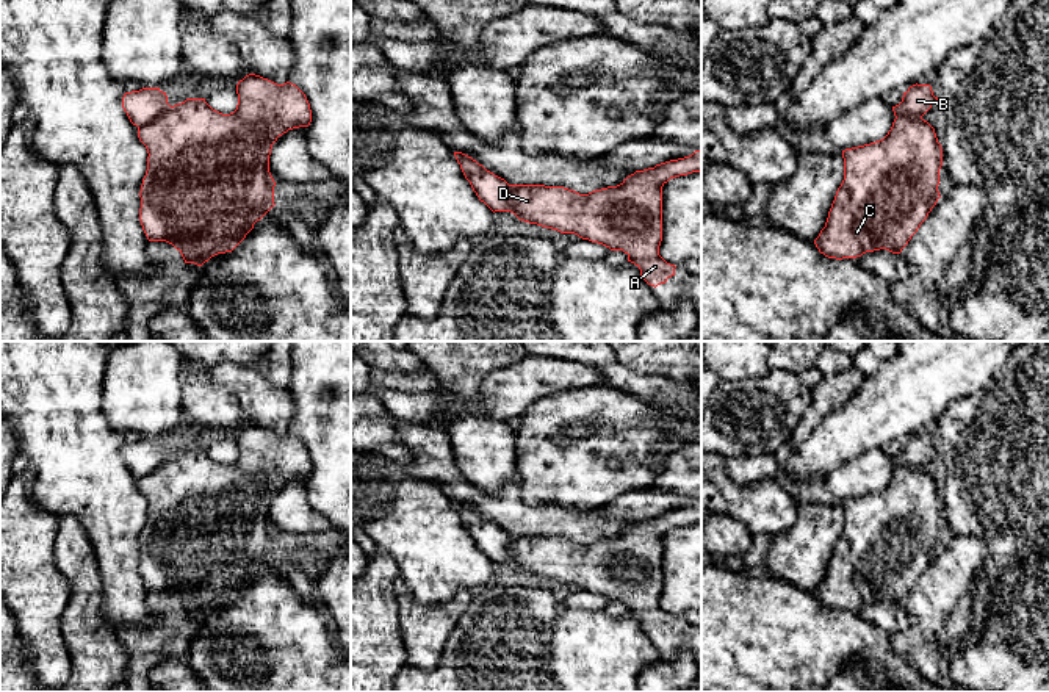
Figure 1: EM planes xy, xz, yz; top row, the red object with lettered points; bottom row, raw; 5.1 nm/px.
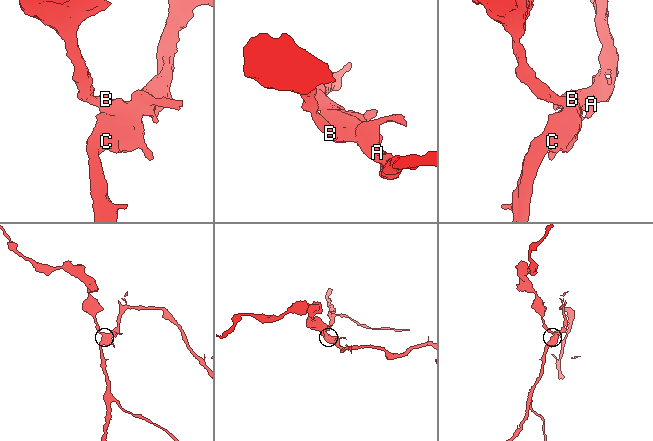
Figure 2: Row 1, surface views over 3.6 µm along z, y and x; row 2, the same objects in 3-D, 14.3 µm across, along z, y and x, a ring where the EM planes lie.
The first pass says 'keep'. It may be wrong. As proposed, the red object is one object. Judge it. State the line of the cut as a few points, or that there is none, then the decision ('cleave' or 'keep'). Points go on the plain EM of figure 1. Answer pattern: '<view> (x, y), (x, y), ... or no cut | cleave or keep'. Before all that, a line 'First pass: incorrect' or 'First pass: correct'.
First pass: incorrect
xy (171, 457), (138, 478) | cleave

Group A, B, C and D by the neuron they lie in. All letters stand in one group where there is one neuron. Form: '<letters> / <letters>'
A C D / B

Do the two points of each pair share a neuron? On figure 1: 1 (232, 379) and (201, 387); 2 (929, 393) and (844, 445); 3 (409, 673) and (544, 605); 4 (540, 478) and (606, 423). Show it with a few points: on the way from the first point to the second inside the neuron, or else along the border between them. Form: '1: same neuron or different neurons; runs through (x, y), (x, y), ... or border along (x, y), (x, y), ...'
1: different neurons; border along (202, 365), (204, 374), (226, 387), (241, 409)
2: same neuron; runs through (908, 393), (877, 412), (865, 425)
3: same neuron; runs through (443, 675), (475, 675), (509, 639)
4: same neuron; runs through (556, 465), (572, 450), (581, 448), (591, 439)

